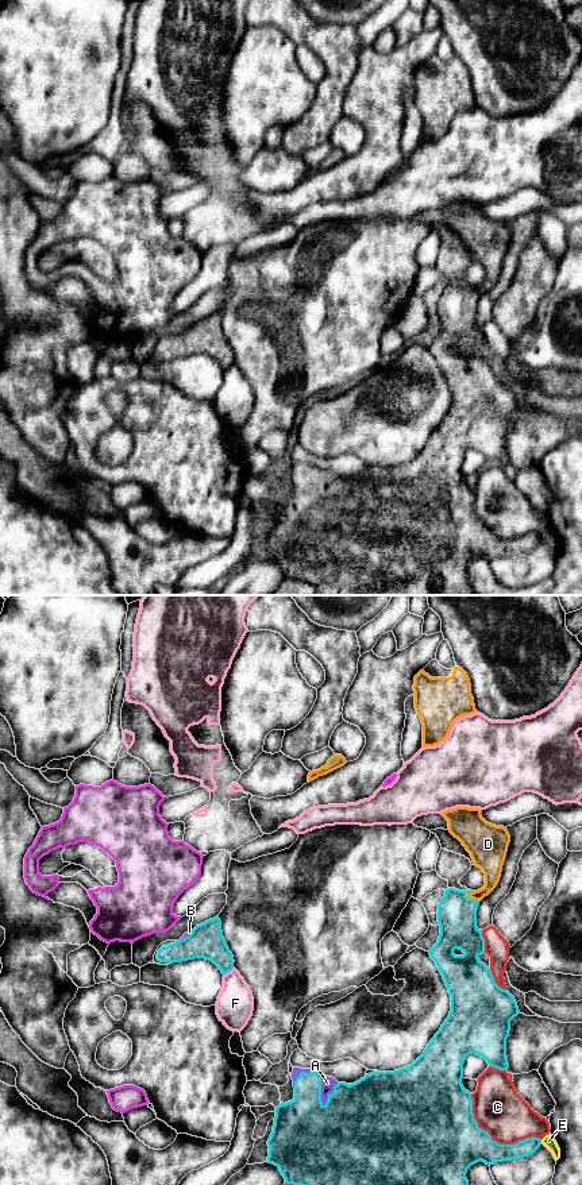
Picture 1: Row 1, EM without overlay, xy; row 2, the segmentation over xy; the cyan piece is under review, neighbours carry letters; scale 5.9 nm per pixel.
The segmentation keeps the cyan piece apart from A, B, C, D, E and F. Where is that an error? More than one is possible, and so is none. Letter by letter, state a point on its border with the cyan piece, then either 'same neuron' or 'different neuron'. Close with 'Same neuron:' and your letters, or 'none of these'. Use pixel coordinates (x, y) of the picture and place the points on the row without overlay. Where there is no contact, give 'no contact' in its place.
A: meets cyan in xy at (320, 487); same neuron
B: meets cyan in xy at (185, 332); different neuron
C: meets cyan in xy at (492, 535); different neuron
D: meets cyan in xy at (470, 293); same neuron
E: meets cyan in xy at (540, 537); different neuron
F: meets cyan in xy at (228, 366); different neuron
Same neuron: A, D

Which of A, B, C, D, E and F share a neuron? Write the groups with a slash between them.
A D / B / C / E / F

